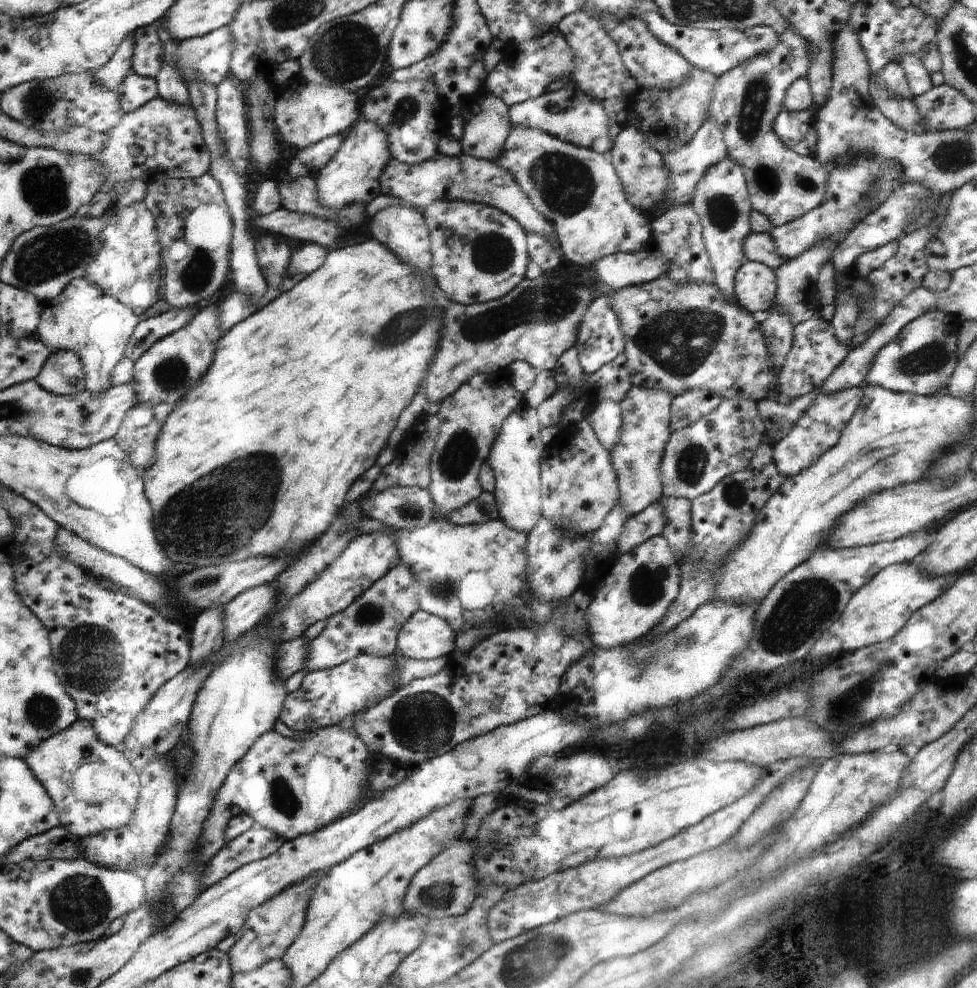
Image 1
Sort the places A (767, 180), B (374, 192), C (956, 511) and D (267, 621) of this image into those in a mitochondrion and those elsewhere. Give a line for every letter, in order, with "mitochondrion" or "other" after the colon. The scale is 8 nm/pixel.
A: mitochondrion
B: other
C: other
D: other

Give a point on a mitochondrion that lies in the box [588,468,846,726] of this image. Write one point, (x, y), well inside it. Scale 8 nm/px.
(807, 602)

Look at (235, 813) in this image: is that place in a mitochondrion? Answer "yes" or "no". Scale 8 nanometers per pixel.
no

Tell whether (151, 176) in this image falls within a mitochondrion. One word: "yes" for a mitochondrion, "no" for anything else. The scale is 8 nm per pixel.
no

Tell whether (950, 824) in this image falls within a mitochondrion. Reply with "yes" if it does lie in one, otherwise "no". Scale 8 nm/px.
no

